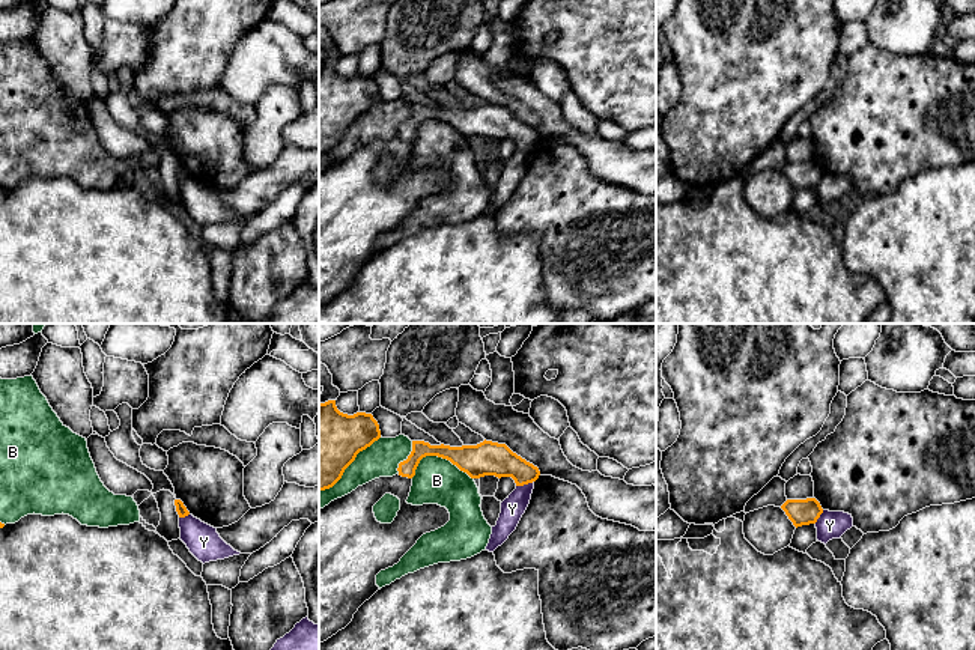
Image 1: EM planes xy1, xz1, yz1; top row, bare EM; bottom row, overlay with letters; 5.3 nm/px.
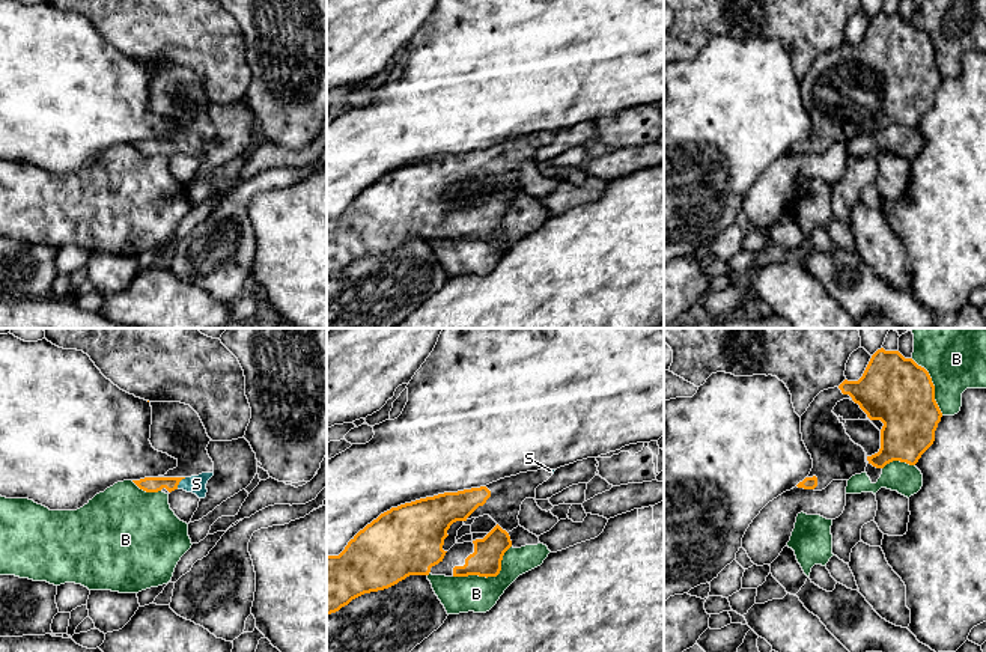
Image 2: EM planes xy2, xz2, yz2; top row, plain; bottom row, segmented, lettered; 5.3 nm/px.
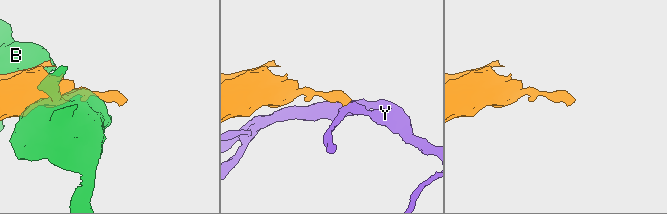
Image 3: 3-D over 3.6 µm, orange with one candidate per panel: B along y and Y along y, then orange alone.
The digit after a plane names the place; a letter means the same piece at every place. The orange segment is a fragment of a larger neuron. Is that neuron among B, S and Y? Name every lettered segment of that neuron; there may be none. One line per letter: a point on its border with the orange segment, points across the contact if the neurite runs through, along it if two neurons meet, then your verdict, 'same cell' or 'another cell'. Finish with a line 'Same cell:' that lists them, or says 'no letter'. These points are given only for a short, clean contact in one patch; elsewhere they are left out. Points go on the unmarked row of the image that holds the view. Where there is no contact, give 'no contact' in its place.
B: meets orange in xz2 at (489, 238); another cell
S: meets orange in xy2 at (179, 143); runs through xy2 (148, 146), (179, 143), (196, 146); same cell
Y: meets orange in xz1 at (524, 146); border along xz1 (533, 143), (516, 149); another cell
Same cell: S

